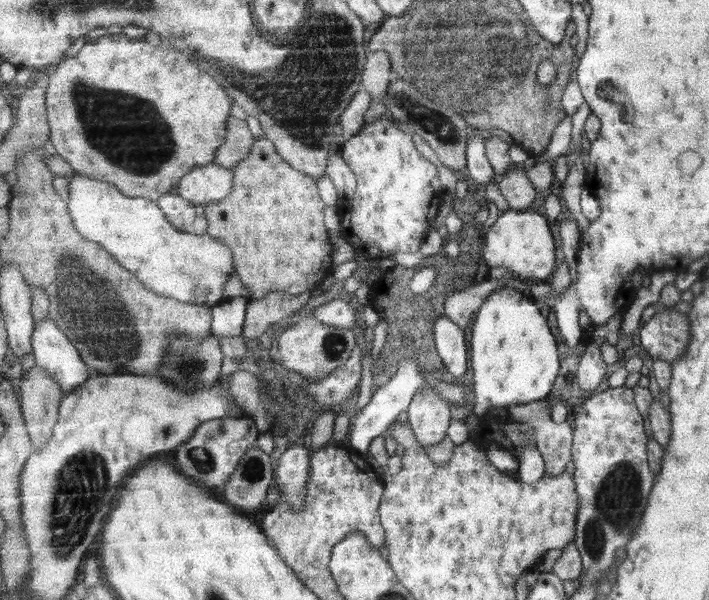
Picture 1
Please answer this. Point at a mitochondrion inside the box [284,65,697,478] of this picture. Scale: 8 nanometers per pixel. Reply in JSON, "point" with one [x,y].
{"point":[408,103]}

